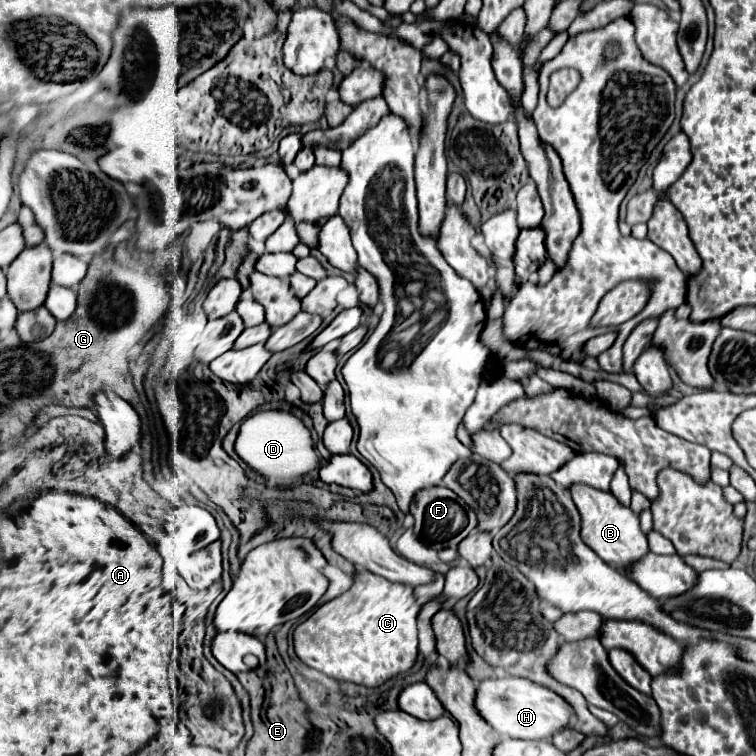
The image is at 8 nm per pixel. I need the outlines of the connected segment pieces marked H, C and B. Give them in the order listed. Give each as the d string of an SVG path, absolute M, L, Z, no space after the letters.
M524 677L482 681L476 693L476 709L480 709L480 715L486 717L494 731L512 739L550 739L552 735L570 727L570 719L576 719L576 713L566 699Z
M358 571L354 577L354 585L346 593L318 607L302 625L294 629L294 651L302 659L302 663L320 673L366 687L378 687L414 667L418 657L418 611L420 605L412 595L412 587L392 583L370 571Z
M576 485L572 487L572 499L580 511L582 517L582 541L608 565L612 565L618 571L628 573L628 569L640 561L644 555L648 555L648 539L640 531L638 515L616 501L616 497L610 495L610 491L592 489L588 485Z

